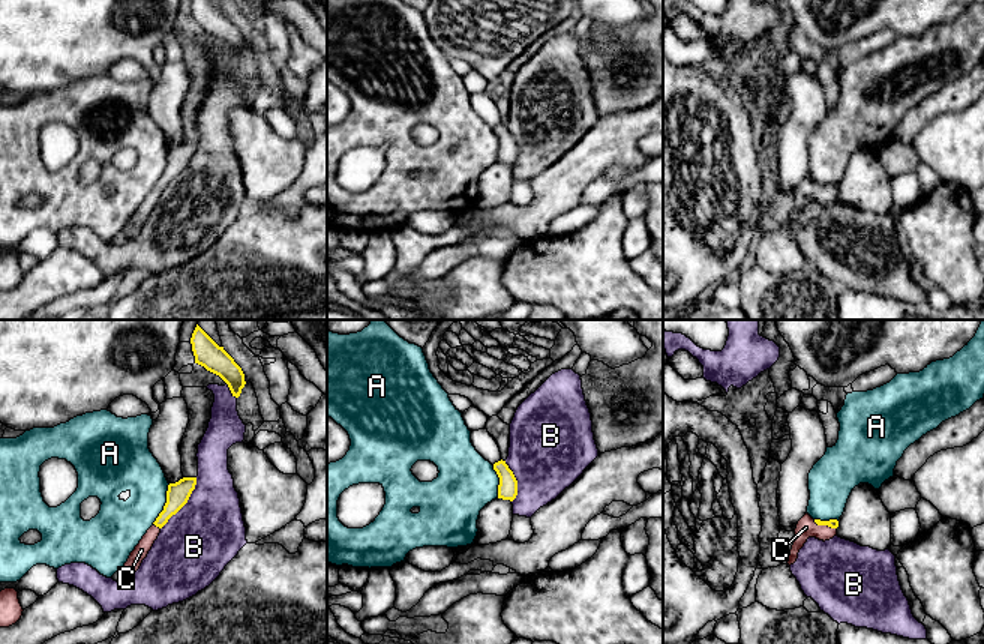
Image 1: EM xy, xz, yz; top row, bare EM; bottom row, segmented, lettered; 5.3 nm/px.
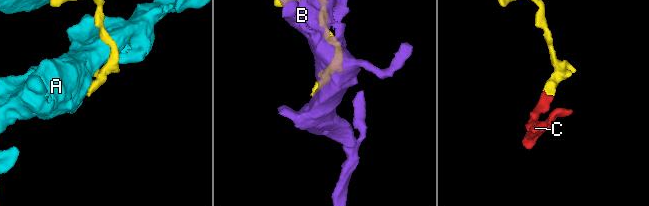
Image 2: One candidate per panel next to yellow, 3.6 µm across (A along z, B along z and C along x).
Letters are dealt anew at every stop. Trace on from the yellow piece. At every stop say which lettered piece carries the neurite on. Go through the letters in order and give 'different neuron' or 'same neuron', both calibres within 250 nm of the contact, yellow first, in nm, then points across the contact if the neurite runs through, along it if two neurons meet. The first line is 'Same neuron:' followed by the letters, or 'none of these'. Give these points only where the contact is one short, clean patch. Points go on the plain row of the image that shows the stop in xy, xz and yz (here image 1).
Same neuron: C
A: different neuron; calibres 120 and 240 nm
B: different neuron; calibres 120 and 400 nm
C: same neuron; calibres 50 and 110 nm; way yz (833, 186), (825, 188), (806, 191)

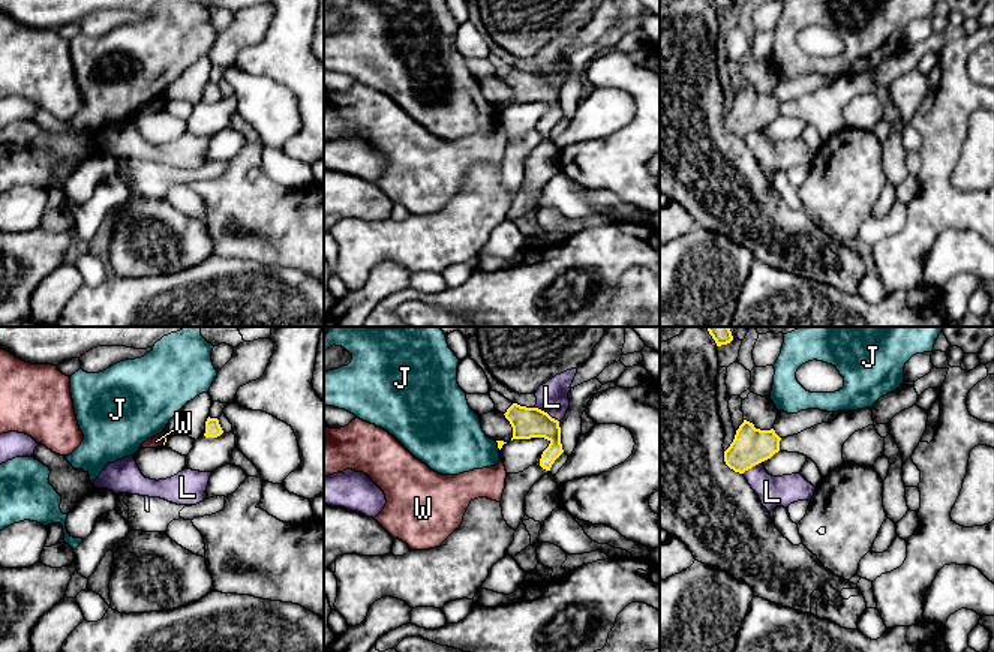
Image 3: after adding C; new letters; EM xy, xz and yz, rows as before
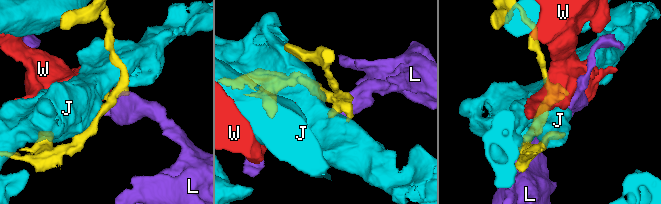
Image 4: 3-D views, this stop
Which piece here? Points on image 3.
Same neuron: none of these
J: different neuron; calibres 30 and 360 nm
L: different neuron; calibres 170 and 170 nm; border xz (535, 71), (558, 86)
W: different neuron; calibres 20 and 70 nm; border xy (167, 101), (162, 108)

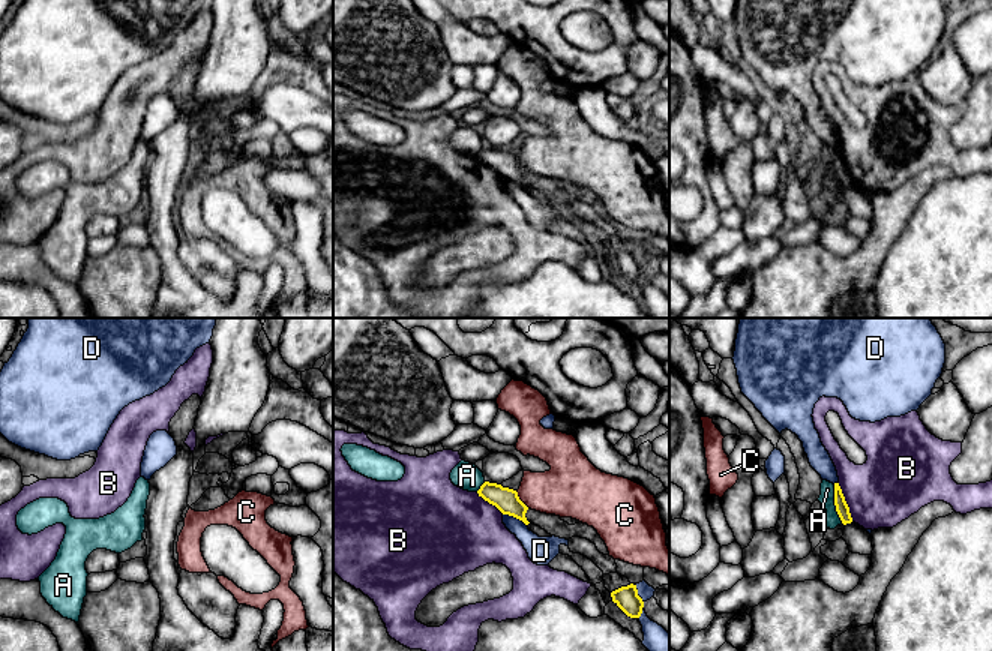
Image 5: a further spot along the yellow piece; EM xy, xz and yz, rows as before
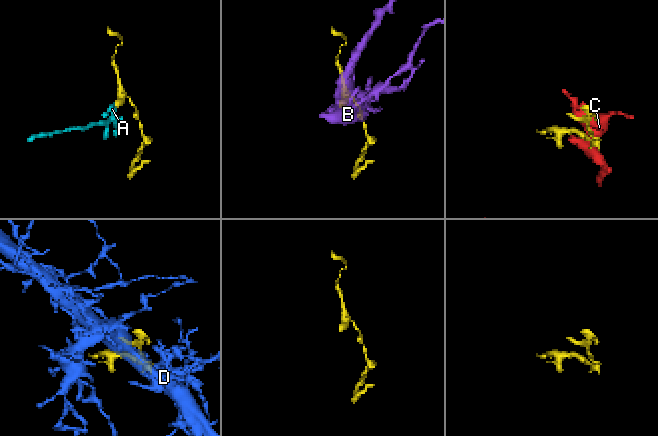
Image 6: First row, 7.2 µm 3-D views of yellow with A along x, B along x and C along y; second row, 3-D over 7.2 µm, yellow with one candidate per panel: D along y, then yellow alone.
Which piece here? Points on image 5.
Same neuron: none of these
A: different neuron; calibres 70 and 80 nm; border yz (833, 149), (833, 168), (842, 186)
B: different neuron; calibres 70 and 380 nm
C: different neuron; calibres 130 and 280 nm
D: different neuron; calibres 130 and 150 nm

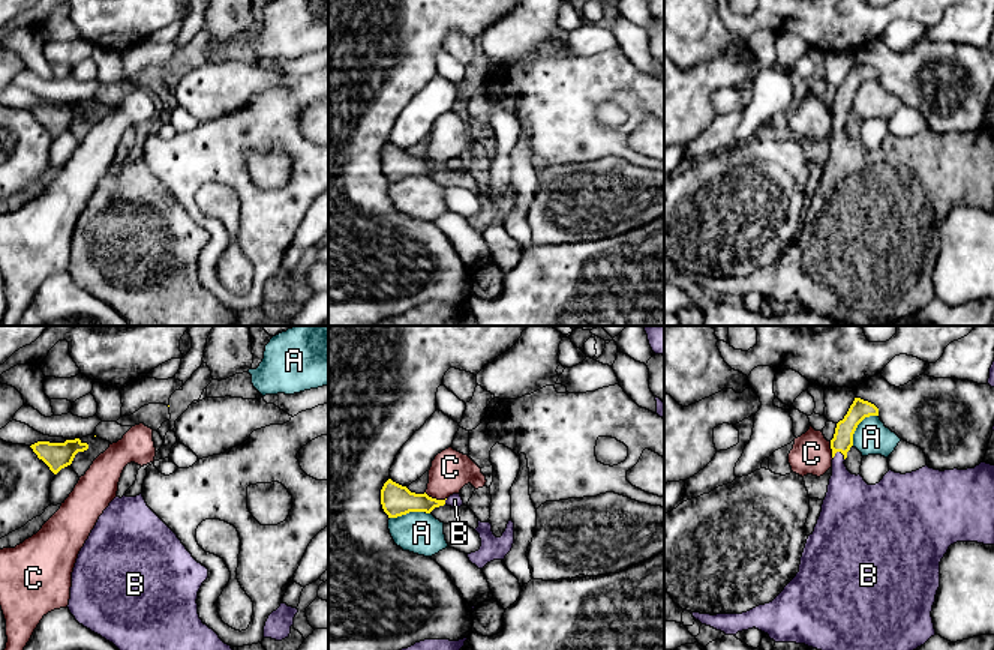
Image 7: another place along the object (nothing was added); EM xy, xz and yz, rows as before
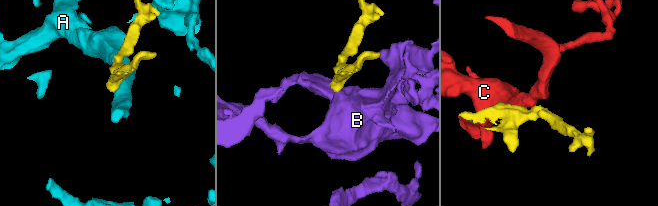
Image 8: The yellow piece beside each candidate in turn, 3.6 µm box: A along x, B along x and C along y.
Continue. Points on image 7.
Same neuron: B
A: different neuron; calibres 110 and 190 nm
B: same neuron; calibres 110 and 240 nm; way yz (843, 102), (840, 114), (841, 147), (849, 159)
C: different neuron; calibres 170 and 220 nm; border xz (425, 156), (437, 162), (446, 162)

